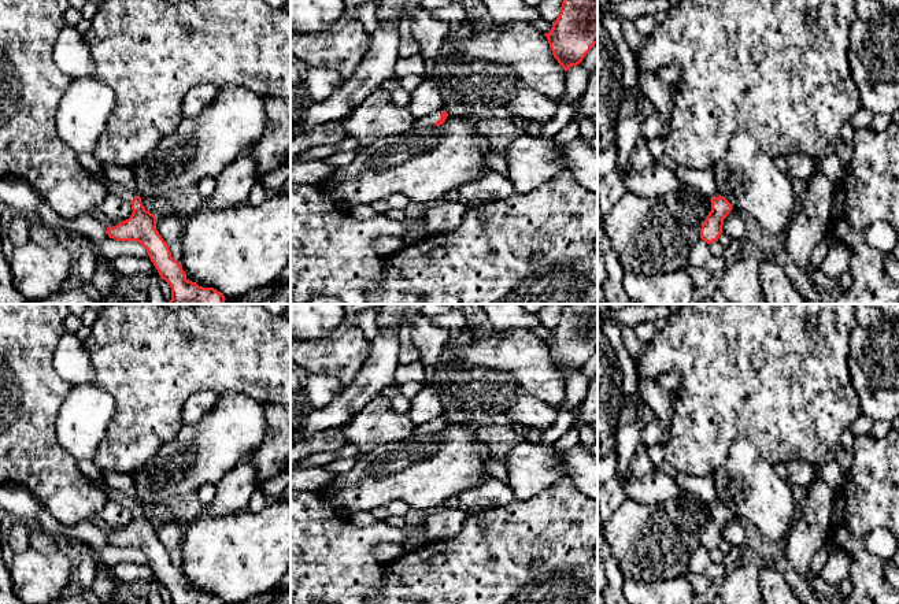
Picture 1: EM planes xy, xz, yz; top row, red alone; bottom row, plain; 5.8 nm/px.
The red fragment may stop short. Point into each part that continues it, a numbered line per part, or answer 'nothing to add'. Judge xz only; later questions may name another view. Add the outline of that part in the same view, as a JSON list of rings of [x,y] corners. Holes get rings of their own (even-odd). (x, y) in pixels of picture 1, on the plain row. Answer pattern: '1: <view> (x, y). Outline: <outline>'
1: xz (430, 426). Outline: [[[439,416],[439,418],[433,419],[433,420],[429,420],[426,423],[415,426],[414,433],[415,434],[430,434],[430,433],[434,433],[436,429],[440,426],[443,418],[444,416]]]

